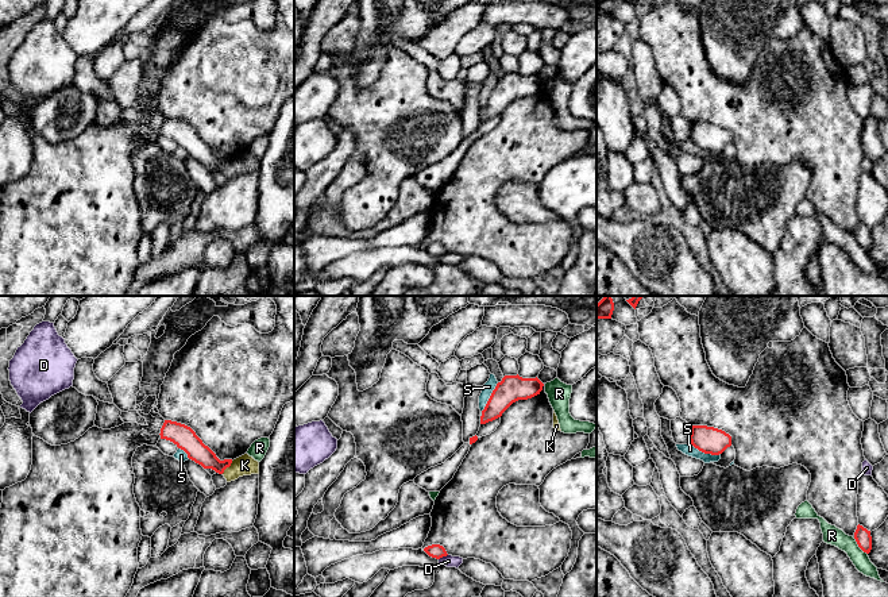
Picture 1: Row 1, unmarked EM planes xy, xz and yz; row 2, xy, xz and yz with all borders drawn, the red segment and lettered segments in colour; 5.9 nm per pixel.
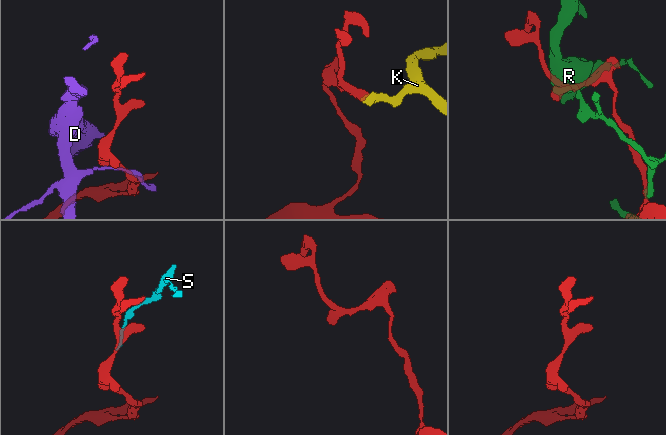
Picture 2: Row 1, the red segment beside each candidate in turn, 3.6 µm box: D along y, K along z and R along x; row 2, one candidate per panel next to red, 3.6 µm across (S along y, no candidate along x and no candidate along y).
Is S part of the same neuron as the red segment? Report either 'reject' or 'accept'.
reject

